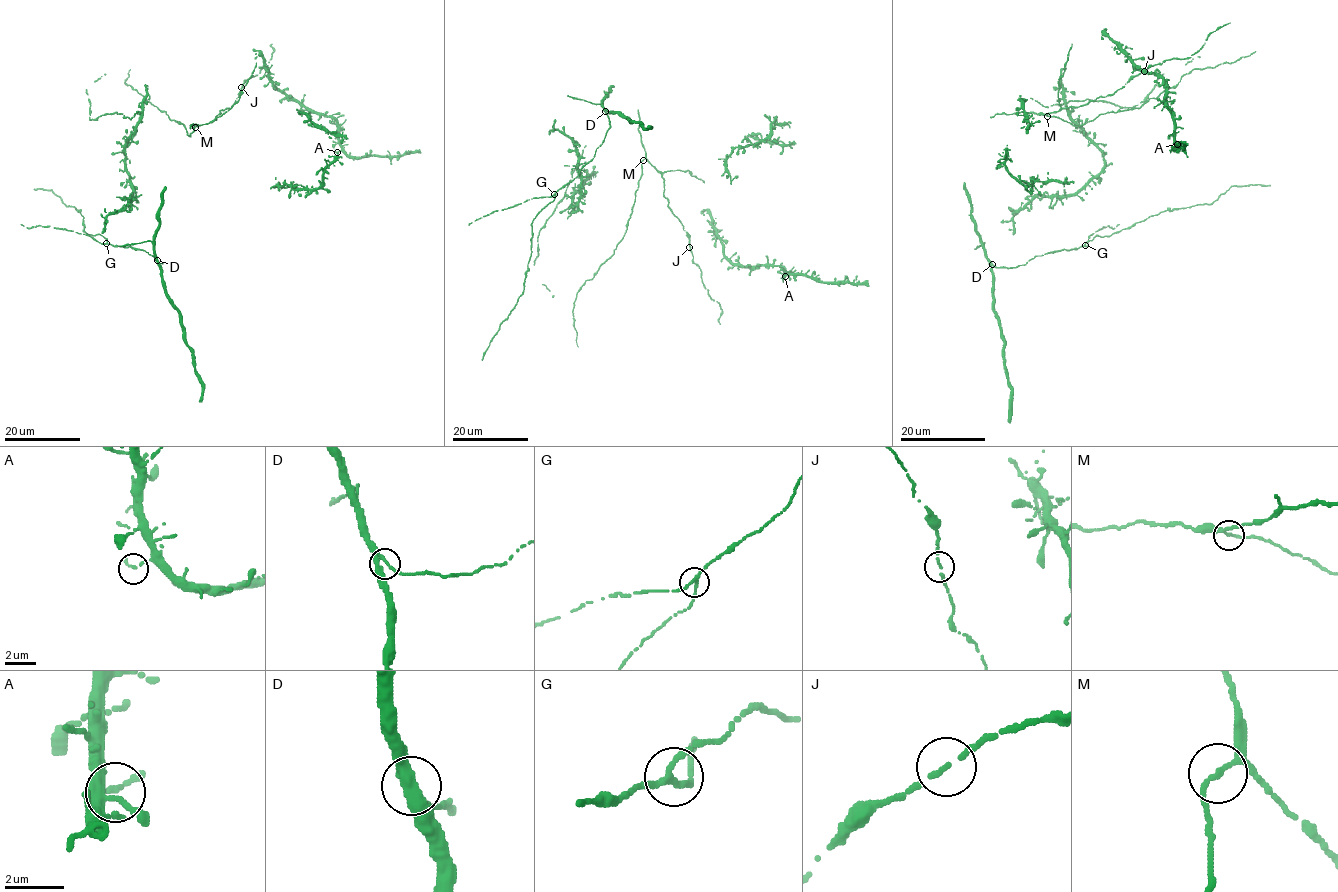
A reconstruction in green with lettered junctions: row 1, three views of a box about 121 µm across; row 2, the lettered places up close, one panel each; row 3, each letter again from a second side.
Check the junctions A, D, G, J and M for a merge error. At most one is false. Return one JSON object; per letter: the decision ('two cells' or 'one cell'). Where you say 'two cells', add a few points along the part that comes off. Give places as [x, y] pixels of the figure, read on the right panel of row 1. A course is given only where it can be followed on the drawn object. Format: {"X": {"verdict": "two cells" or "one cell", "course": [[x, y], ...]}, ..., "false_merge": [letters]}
{"A": {"verdict": "one cell"}, "D": {"verdict": "one cell"}, "G": {"verdict": "one cell"}, "J": {"verdict": "one cell"}, "M": {"verdict": "one cell"}, "false_merge": []}

